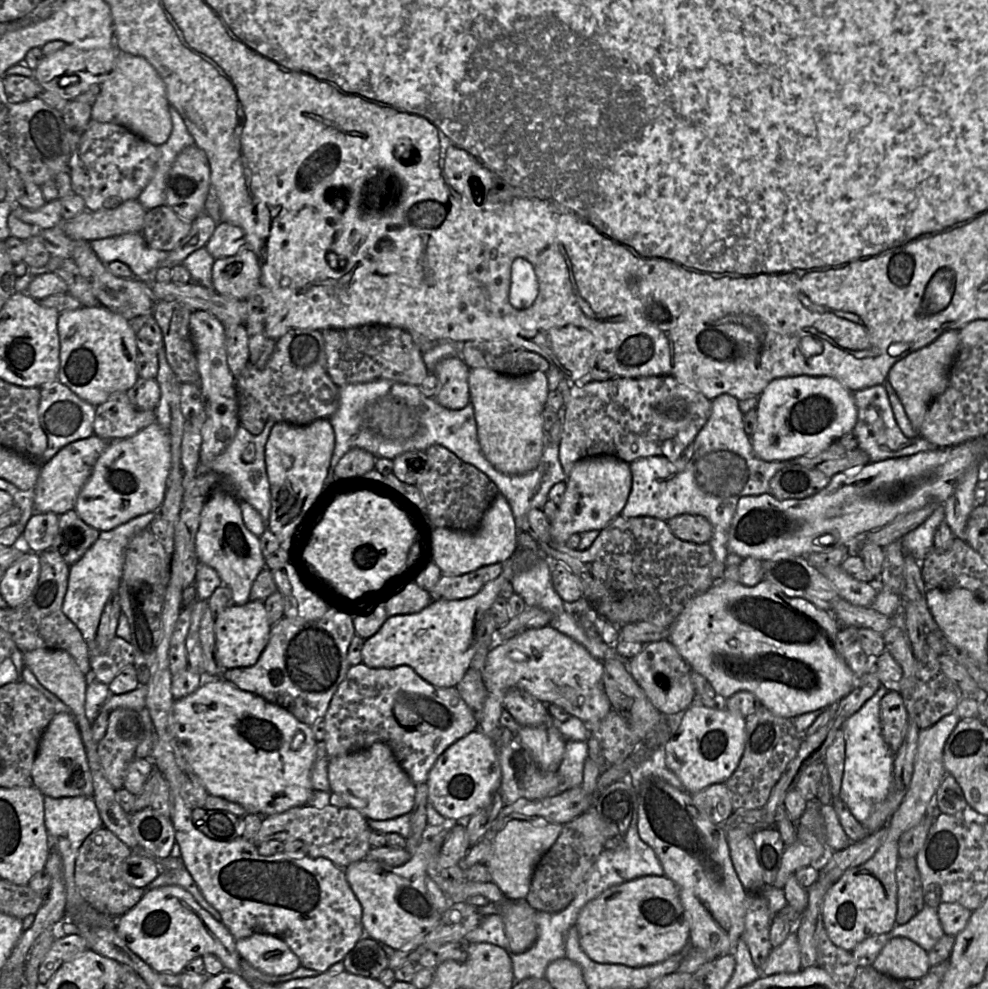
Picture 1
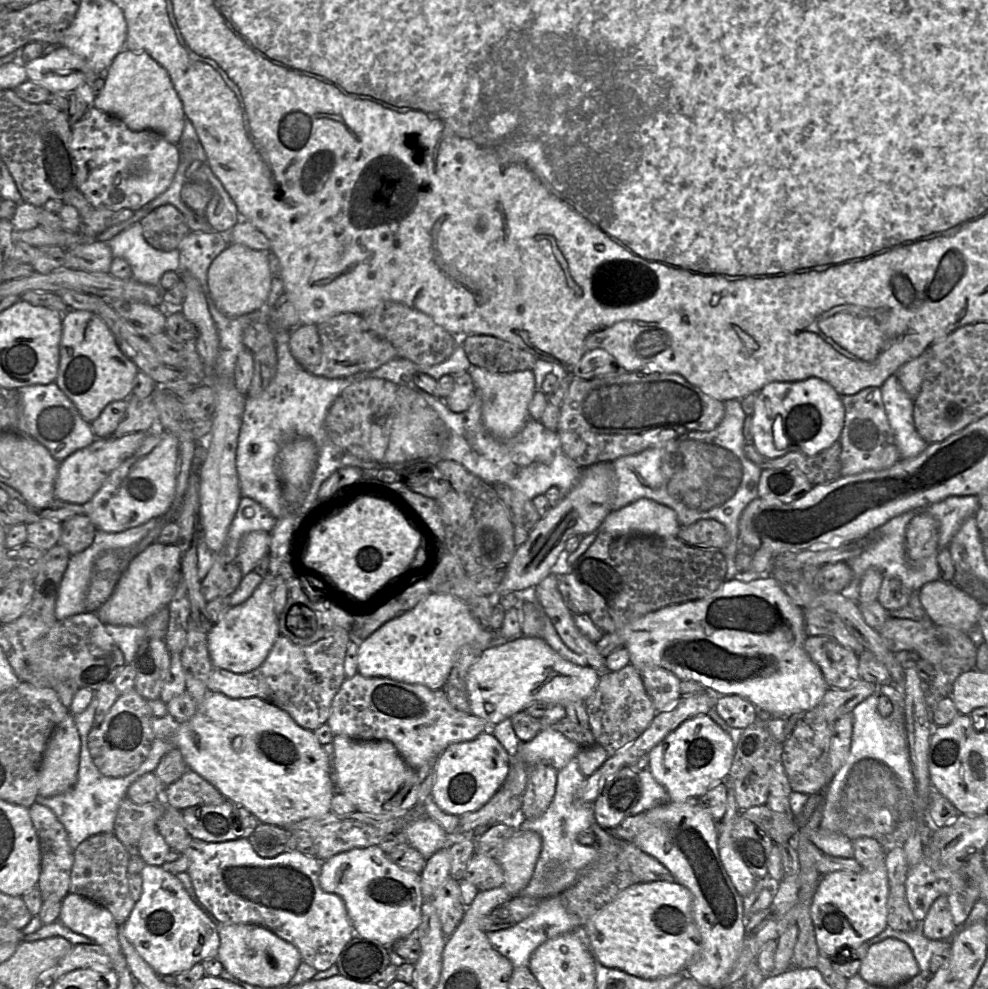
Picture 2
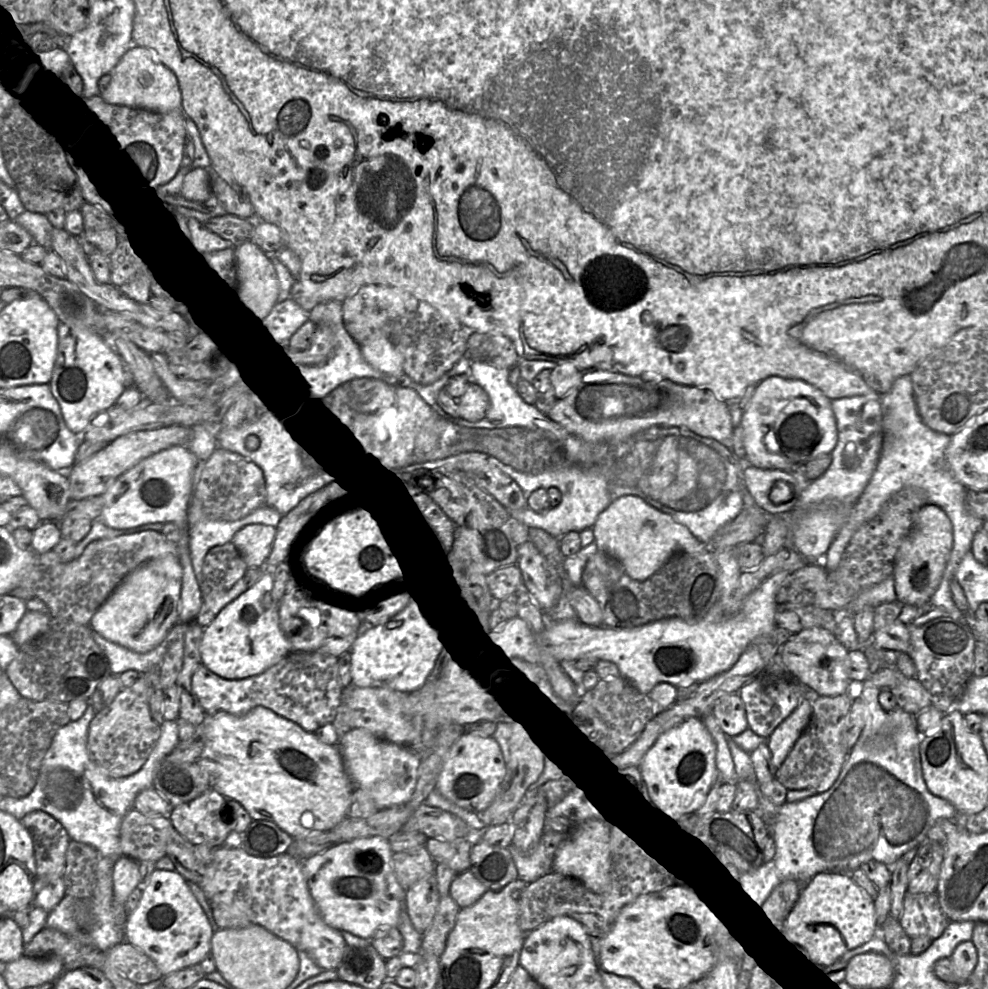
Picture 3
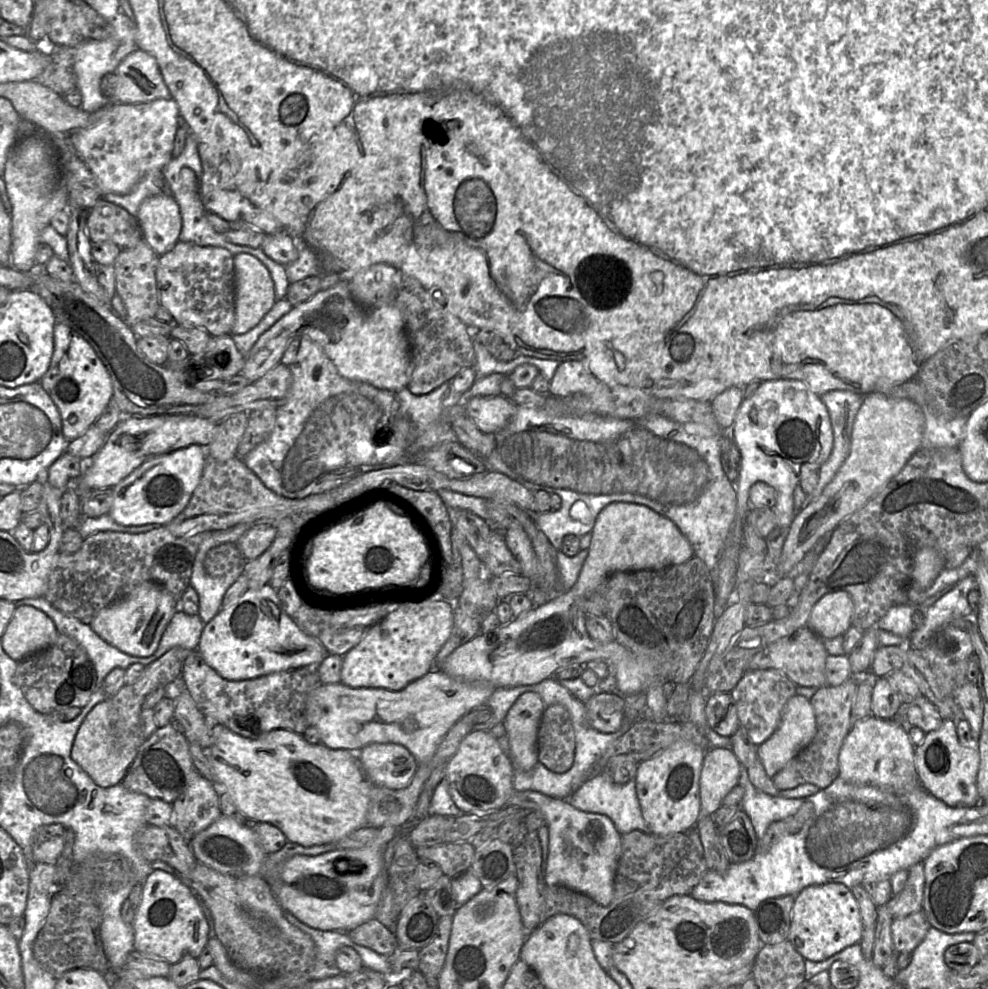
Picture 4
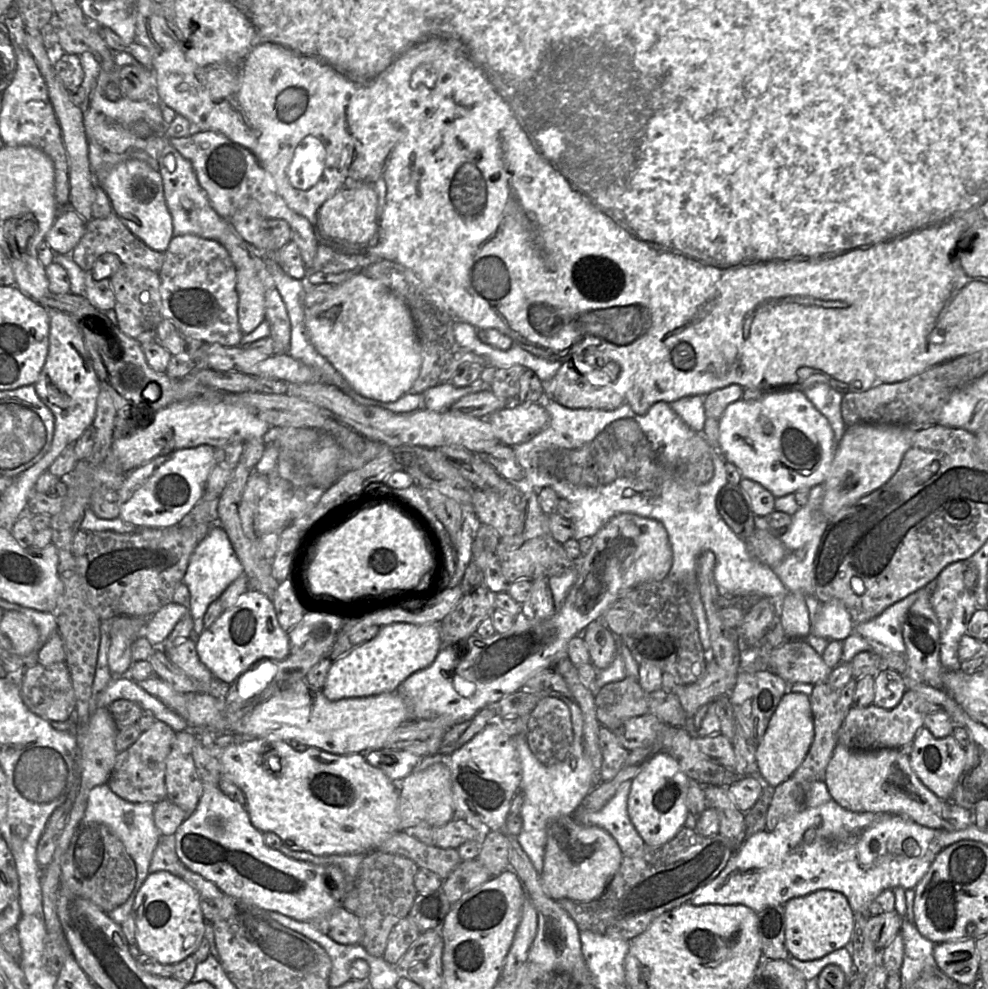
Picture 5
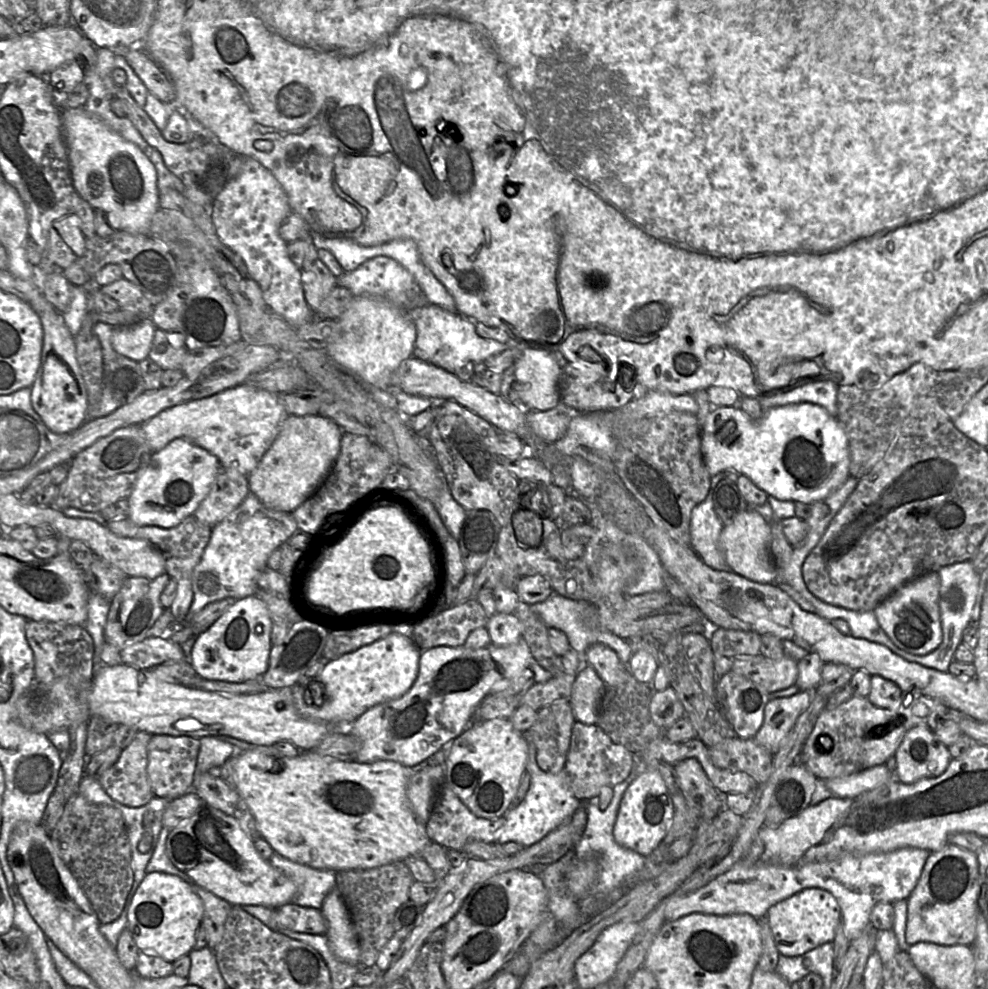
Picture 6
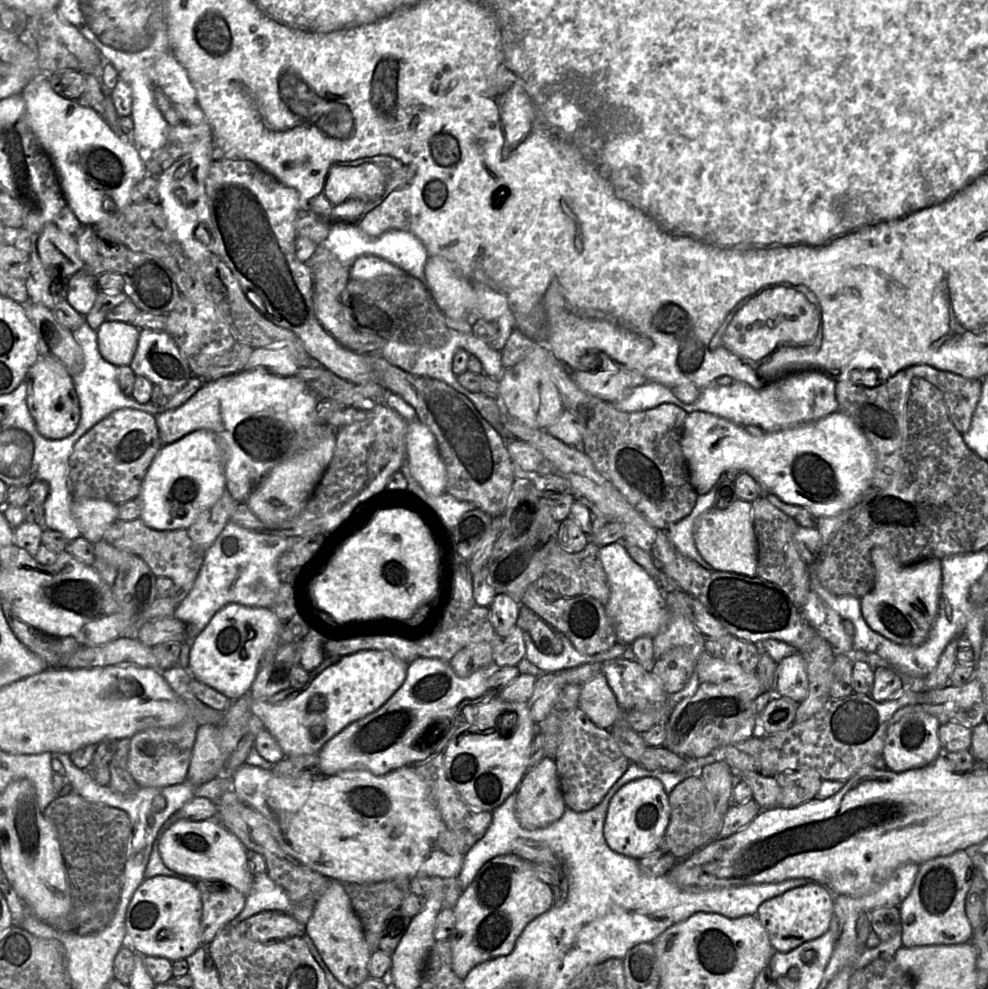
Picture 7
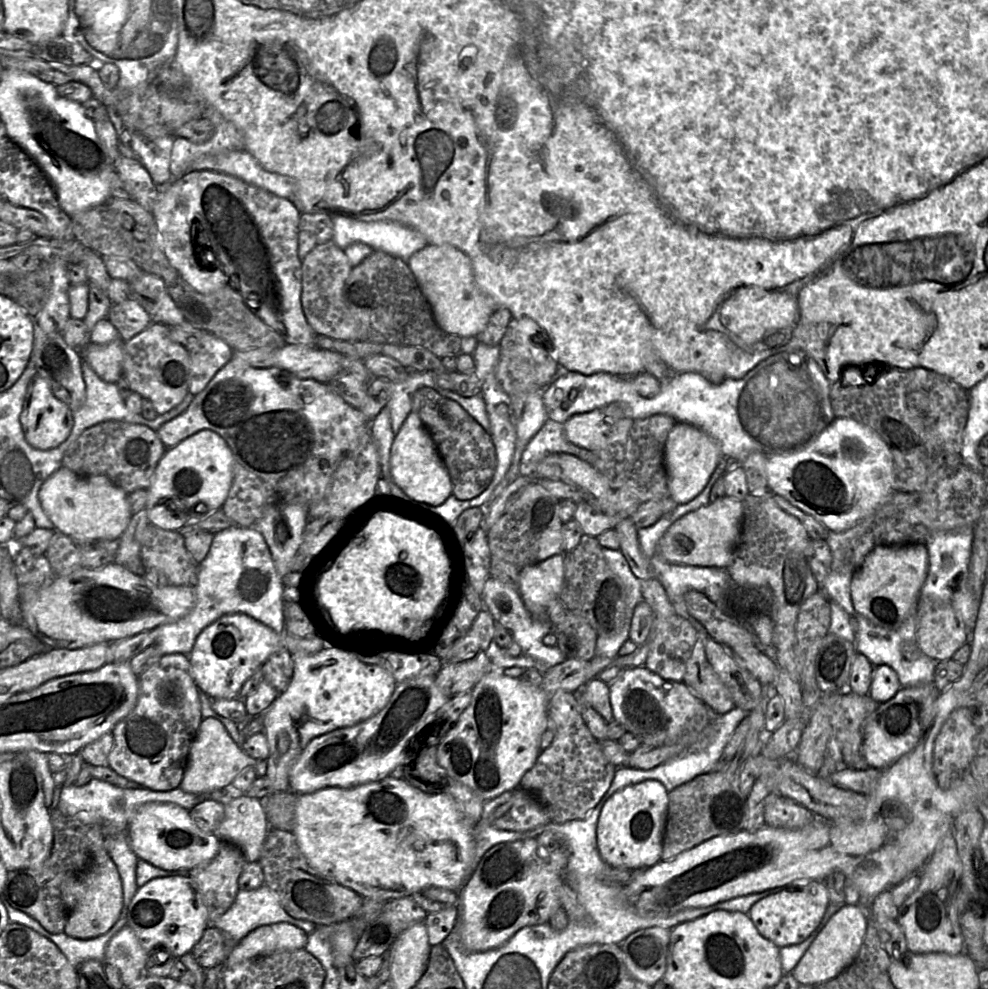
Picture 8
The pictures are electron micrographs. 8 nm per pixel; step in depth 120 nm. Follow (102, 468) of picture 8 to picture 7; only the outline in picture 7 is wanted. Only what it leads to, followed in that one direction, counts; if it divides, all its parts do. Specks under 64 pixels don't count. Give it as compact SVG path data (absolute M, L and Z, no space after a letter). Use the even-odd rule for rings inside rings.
M135 409L110 413L74 445L69 457L69 492L73 500L98 499L119 506L138 497L144 476L162 446L155 415Z

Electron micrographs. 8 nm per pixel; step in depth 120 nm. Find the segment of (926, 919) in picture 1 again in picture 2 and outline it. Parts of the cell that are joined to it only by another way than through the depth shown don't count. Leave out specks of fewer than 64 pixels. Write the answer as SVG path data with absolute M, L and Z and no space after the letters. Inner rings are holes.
M920 923L918 929L914 932L902 932L896 931L887 927L881 934L869 940L870 946L881 943L886 939L896 939L905 942L913 952L913 955L918 963L920 973L930 973L930 960L945 946L951 945L951 939L949 941L931 940L924 936L922 932L922 923Z

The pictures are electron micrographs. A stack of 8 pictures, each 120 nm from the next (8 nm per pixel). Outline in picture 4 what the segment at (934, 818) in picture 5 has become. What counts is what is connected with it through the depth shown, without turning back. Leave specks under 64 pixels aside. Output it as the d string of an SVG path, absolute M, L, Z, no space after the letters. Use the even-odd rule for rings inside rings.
M874 715L852 725L839 754L839 777L857 784L869 784L895 792L910 792L921 786L916 770L916 747L909 737L909 729L894 719L881 719Z

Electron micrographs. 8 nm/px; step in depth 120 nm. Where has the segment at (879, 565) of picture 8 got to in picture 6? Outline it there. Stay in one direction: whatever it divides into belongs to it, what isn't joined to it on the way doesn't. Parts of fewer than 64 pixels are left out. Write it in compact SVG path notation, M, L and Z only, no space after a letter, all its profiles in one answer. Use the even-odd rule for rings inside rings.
M938 571L927 572L902 585L873 610L883 631L899 648L911 654L925 655L941 643L940 585Z

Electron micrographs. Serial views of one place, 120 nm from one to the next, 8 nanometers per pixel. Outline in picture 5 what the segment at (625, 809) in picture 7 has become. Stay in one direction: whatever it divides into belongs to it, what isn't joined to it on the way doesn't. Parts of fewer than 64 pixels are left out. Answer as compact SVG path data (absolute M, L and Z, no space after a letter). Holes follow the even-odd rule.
M658 752L652 756L633 778L627 809L632 824L646 845L664 844L684 827L690 812L689 782L690 778L681 769L677 759L667 752Z

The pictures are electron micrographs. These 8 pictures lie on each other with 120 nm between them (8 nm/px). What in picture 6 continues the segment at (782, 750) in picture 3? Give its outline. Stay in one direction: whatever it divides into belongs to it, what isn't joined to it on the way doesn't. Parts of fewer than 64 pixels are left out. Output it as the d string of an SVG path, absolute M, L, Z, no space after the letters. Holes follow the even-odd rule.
M811 689L794 695L770 699L764 709L764 719L754 740L772 754L776 754L789 731L814 697Z

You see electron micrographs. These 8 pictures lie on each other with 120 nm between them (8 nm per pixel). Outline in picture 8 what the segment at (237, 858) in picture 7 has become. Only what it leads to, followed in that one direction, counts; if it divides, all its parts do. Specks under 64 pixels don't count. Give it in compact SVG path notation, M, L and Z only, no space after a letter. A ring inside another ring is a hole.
M147 803L139 806L130 821L128 837L132 850L140 860L163 870L191 870L212 860L221 845L215 833L201 830L186 809L173 803Z

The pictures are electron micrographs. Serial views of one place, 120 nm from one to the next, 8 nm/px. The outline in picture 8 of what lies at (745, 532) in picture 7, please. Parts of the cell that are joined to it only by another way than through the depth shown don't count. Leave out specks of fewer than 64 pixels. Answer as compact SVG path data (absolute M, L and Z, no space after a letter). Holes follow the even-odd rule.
M725 496L677 520L659 540L658 555L672 564L726 569L733 560L742 517L742 501Z

